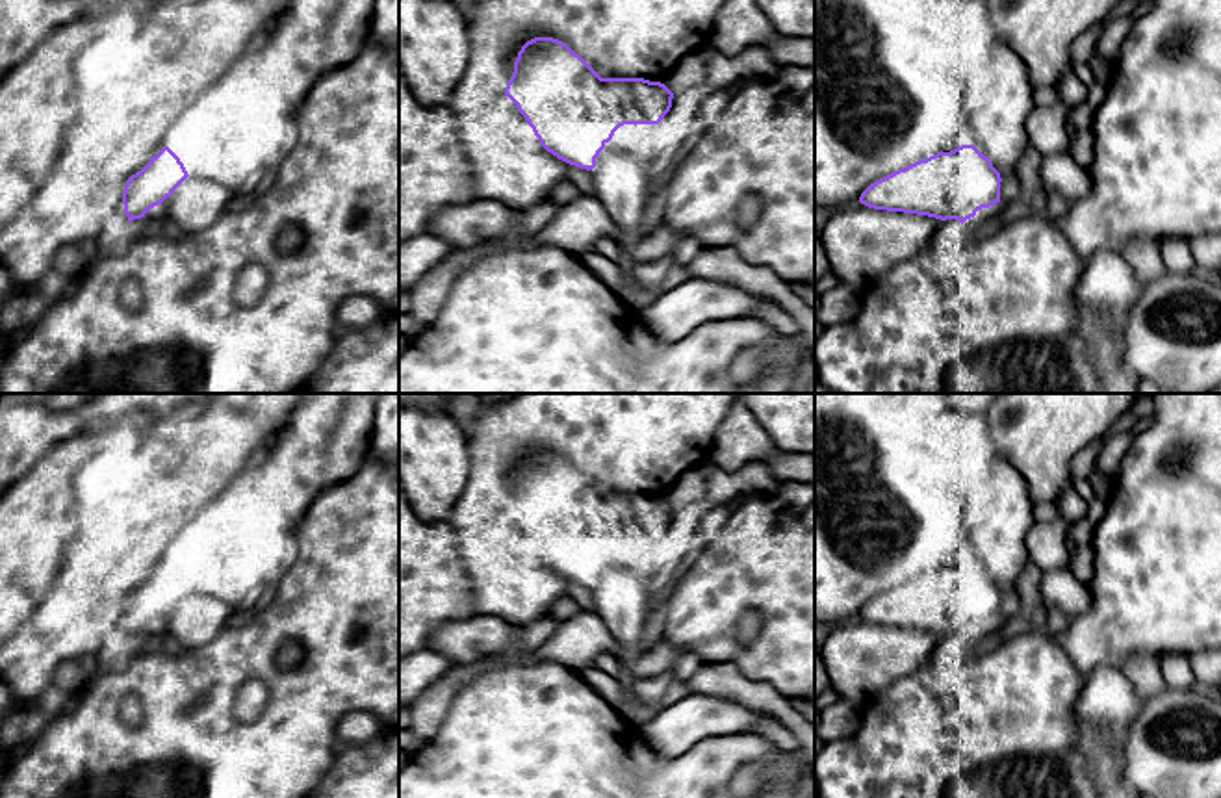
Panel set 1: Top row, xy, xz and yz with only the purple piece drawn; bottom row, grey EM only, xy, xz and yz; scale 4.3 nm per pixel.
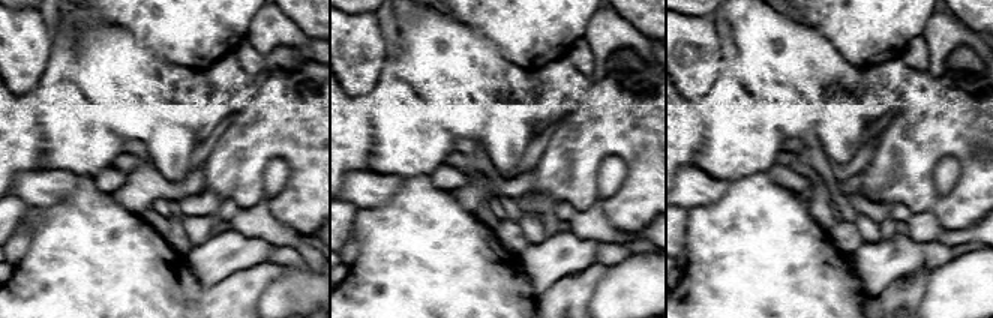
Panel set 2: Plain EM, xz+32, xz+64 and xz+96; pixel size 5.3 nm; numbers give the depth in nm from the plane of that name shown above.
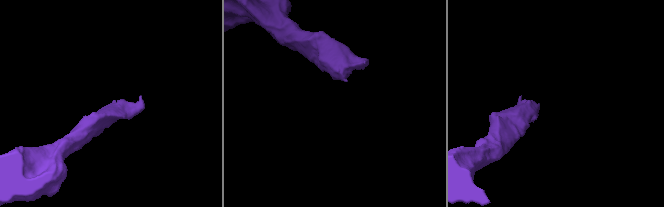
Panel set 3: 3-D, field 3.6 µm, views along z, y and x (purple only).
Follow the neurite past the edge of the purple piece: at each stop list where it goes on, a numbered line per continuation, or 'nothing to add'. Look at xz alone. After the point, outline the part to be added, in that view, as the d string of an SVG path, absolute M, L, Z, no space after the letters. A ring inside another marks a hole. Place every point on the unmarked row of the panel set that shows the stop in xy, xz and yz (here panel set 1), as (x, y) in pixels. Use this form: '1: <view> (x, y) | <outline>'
1: xz (644, 559) | M662 536L659 540L623 540L609 557L609 566L622 568L633 573L640 583L648 583L668 570L662 555L662 540Z

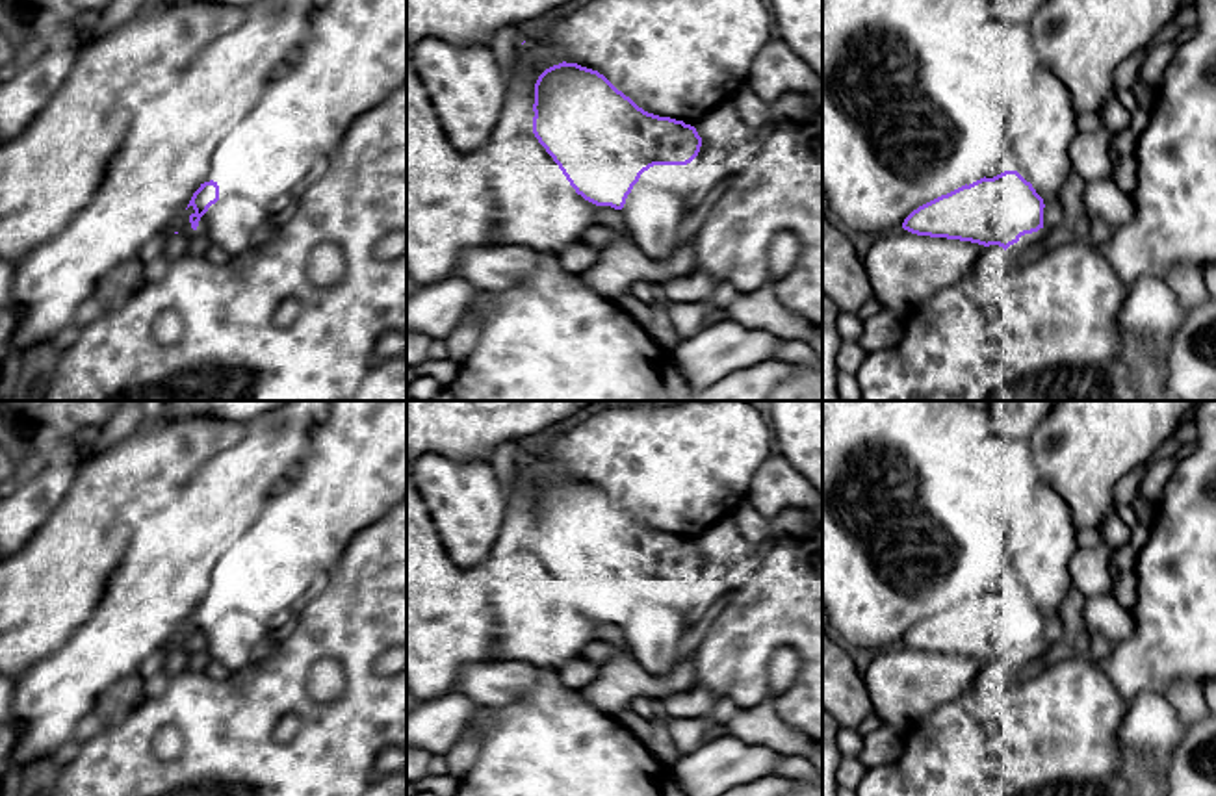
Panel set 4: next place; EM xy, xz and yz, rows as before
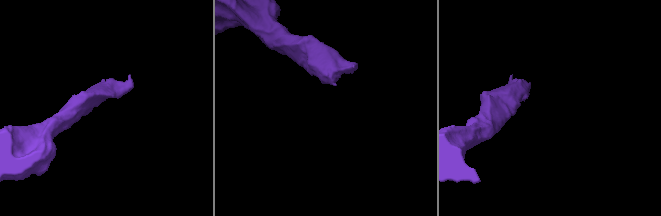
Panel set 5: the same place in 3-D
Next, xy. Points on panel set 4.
1: xy (355, 470) | M329 401L327 419L310 434L293 475L215 564L208 592L219 601L219 616L241 610L265 622L293 609L312 577L329 573L351 538L407 495L407 401Z

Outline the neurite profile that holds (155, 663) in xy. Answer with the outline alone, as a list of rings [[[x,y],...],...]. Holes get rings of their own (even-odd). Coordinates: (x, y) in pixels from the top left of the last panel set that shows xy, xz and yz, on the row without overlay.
[[[189,622],[188,625],[184,625],[173,638],[167,646],[163,646],[162,649],[158,649],[156,653],[152,653],[150,657],[147,657],[147,661],[141,664],[139,668],[139,675],[143,679],[149,679],[152,677],[154,674],[162,672],[163,670],[163,664],[167,661],[167,657],[176,649],[180,648],[182,644],[191,644],[191,638],[189,638],[189,631],[195,629],[193,622]]]

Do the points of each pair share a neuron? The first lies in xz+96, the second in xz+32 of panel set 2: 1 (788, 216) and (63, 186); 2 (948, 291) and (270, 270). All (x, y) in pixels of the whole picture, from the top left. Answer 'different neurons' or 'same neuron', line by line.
1: different neurons
2: different neurons

